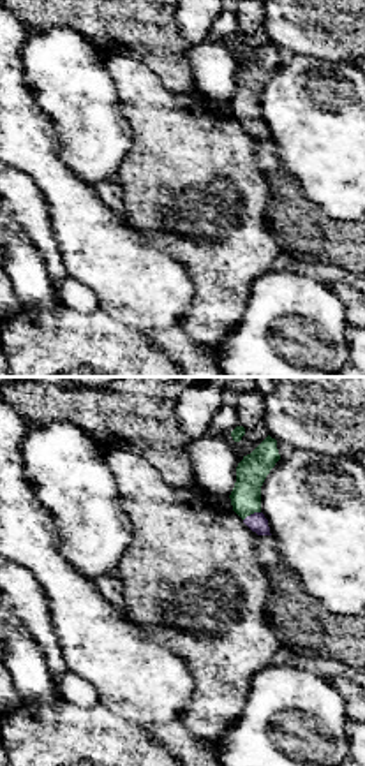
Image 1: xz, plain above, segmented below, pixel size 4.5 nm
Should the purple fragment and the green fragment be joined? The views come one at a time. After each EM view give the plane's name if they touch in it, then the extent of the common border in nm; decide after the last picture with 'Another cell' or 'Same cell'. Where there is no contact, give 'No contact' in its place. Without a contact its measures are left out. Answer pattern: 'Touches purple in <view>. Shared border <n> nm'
Touches purple in xz. Shared border 90 nm

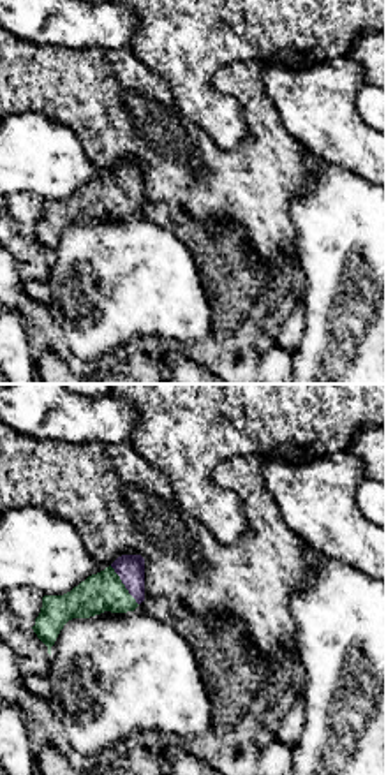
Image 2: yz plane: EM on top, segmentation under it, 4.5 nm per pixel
Touches purple in yz. Shared border 220 nm

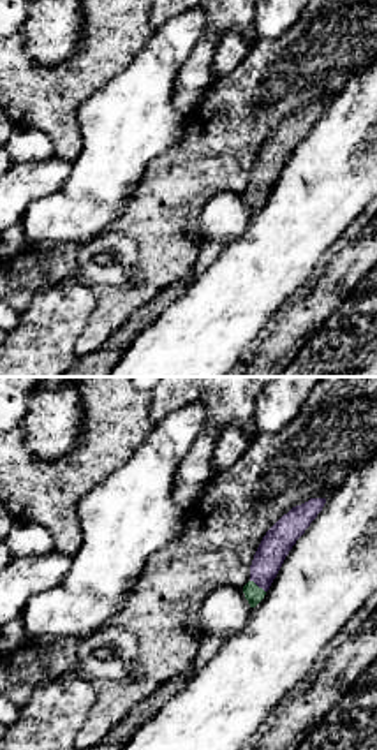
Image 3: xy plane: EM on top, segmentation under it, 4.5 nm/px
Touches purple in xy. Shared border 90 nm

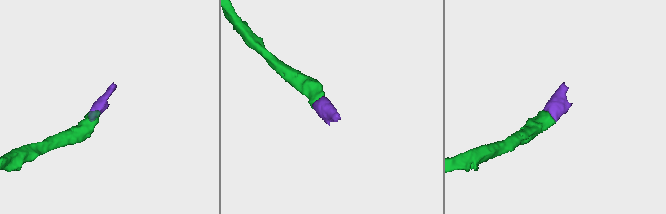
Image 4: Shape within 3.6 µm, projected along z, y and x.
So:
Same cell

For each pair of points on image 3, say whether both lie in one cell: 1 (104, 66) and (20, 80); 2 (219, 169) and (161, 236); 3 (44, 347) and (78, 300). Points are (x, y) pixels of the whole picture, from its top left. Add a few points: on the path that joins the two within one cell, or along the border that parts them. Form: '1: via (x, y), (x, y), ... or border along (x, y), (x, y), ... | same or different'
1: via (83, 73), (74, 80), (41, 80) | same
2: via (203, 185), (168, 220) | same
3: via (44, 335), (66, 312) | same

